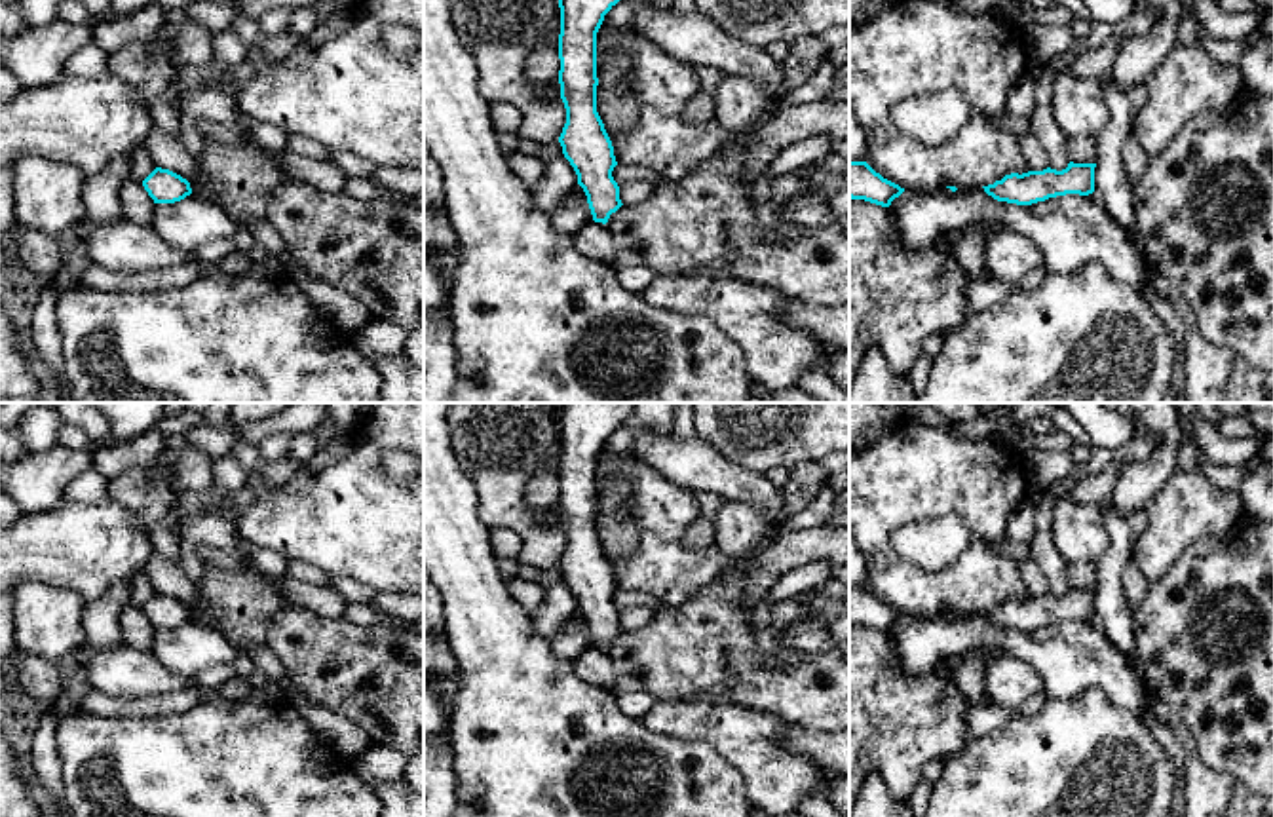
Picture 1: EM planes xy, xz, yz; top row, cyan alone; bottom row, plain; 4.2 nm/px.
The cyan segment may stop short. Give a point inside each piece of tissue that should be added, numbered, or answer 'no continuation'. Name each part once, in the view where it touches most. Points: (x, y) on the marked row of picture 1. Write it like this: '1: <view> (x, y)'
no continuation

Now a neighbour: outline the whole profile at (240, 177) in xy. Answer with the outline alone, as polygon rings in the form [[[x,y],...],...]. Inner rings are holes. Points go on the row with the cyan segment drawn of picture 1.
[[[203,139],[192,179],[200,196],[224,207],[238,228],[266,220],[270,194],[291,182],[281,165],[281,152],[255,144],[226,144]]]

